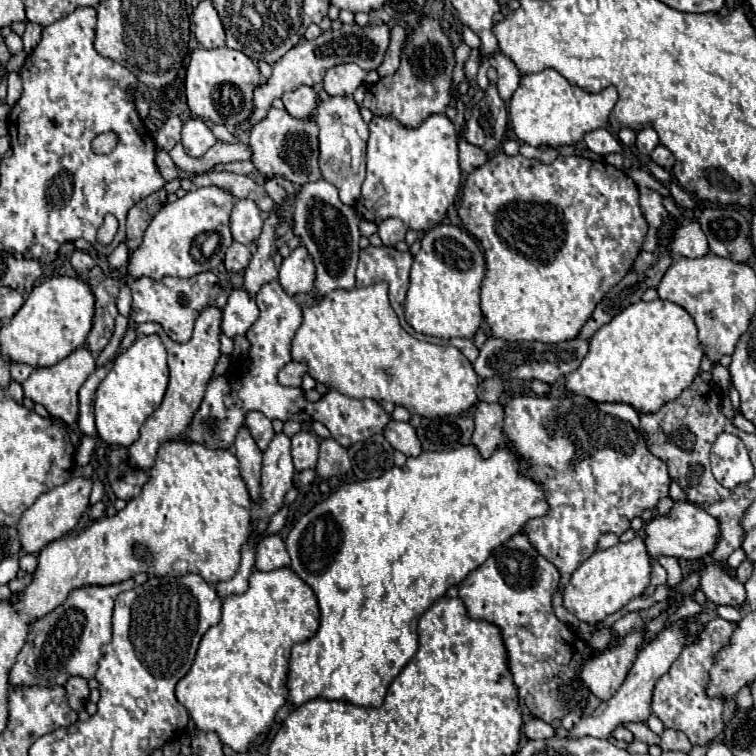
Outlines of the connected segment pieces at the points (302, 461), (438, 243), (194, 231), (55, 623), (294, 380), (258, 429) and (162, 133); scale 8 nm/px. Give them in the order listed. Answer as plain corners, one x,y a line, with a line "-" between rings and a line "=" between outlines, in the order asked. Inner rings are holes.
300,432
292,438
292,458
296,472
316,468
318,460
318,438
312,432
=
438,224
428,230
422,238
422,248
414,256
414,264
410,270
410,288
406,294
406,320
418,332
426,336
438,338
474,338
482,324
482,310
480,310
480,284
486,276
486,260
484,252
480,250
478,242
462,228
454,224
=
208,186
208,188
194,188
186,192
182,198
178,198
172,204
166,204
150,222
150,226
144,232
142,244
130,252
130,262
126,266
126,276
132,280
138,278
152,278
152,280
162,280
164,276
178,276
178,278
190,278
200,272
214,270
226,254
226,248
232,244
232,234
230,234
230,212
232,212
232,202
234,196
222,188
=
126,580
112,586
86,586
74,590
68,600
54,612
36,620
28,634
16,664
10,670
12,686
64,686
70,676
82,676
90,680
96,672
100,648
112,640
112,606
114,598
134,588
134,580
=
288,362
280,372
278,372
278,382
282,386
294,386
300,388
302,386
302,376
306,374
306,364
300,362
=
248,412
244,424
246,424
246,428
250,430
252,438
256,440
258,448
260,448
260,450
266,450
268,444
270,444
270,440
274,438
272,422
270,422
264,414
260,414
260,412
=
170,116
164,124
158,126
154,132
154,142
160,150
170,152
176,142
180,142
180,132
182,132
182,120
178,116

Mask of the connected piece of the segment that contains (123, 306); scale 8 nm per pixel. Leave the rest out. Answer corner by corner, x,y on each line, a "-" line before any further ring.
124,284
120,289
119,296
117,298
117,309
120,314
128,316
130,314
130,305
132,303
132,295
129,287

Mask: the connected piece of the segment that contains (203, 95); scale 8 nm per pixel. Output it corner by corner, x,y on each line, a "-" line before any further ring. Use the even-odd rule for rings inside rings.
196,48
192,52
188,72
186,72
186,100
194,116
210,120
214,124
224,124
232,132
236,128
248,128
252,124
254,112
254,90
262,84
262,74
246,54
230,48

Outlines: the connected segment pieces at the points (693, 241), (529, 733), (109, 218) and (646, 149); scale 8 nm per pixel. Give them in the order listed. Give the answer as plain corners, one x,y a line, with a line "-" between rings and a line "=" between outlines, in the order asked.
690,222
686,226
680,226
674,232
674,238
668,244
668,248
670,248
670,252
686,256
686,258
702,258
710,252
706,234
702,232
698,222
=
532,718
528,724
524,724
524,736
528,740
544,740
554,736
554,728
540,718
=
107,214
104,223
98,229
97,242
102,245
108,245
113,240
118,229
118,221
112,214
=
644,128
638,132
638,138
636,138
636,148
638,148
638,154
640,156
650,156
652,150
658,146
658,134
652,130
652,128

